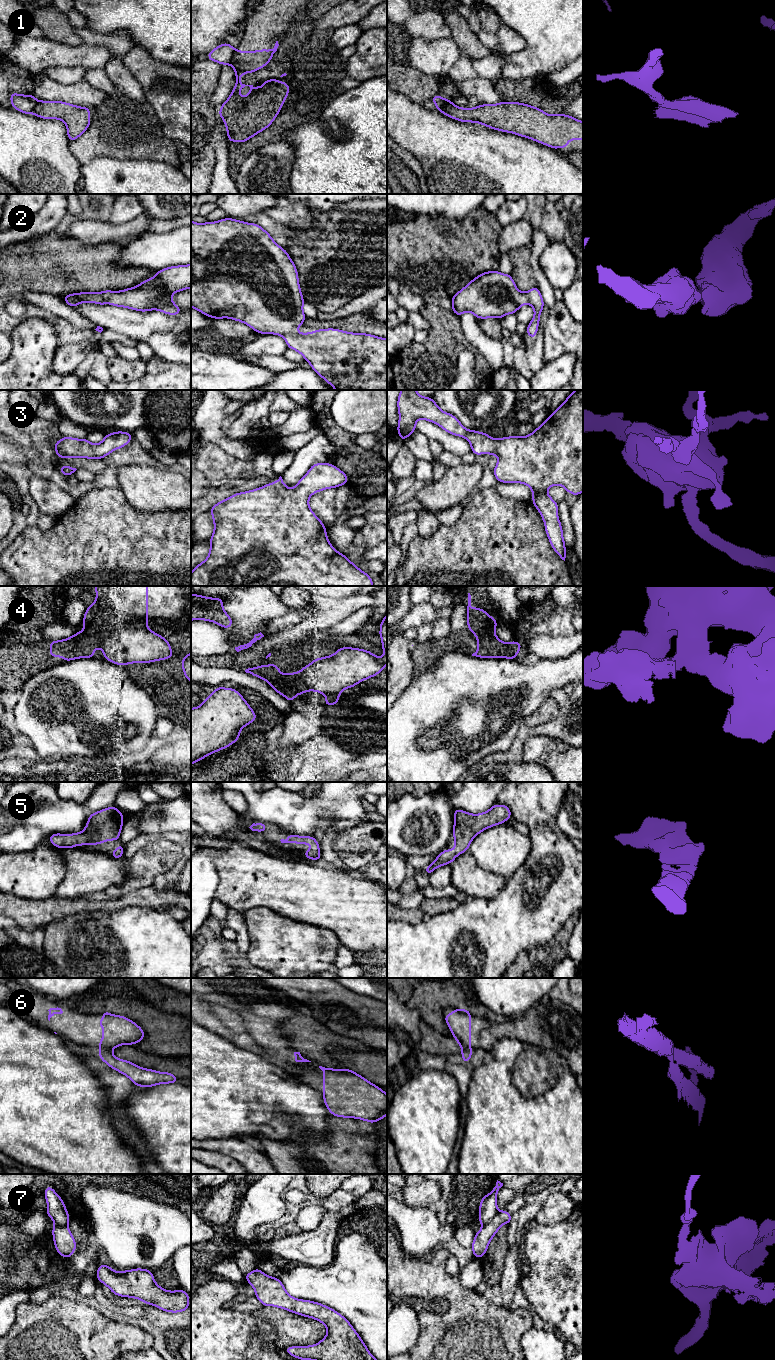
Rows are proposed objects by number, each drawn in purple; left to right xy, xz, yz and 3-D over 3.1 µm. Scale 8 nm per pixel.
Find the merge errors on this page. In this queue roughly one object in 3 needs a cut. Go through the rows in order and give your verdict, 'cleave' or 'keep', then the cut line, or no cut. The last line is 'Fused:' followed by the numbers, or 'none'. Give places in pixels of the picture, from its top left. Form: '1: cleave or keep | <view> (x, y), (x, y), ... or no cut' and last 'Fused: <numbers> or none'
1: cleave | xz (235, 48), (229, 63)
2: keep | no cut
3: keep | no cut
4: cleave | xy (82, 632), (93, 637), (100, 637), (102, 639), (101, 646)
5: keep | no cut
6: cleave | xy (110, 1049), (99, 1050)
7: cleave | yz (498, 1212), (483, 1225)
Fused: 1, 4, 6, 7

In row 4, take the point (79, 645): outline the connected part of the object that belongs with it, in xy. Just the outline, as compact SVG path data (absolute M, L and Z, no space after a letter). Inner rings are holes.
M76 632L67 639L50 640L49 654L51 657L63 657L65 662L78 658L94 658L95 649L101 647L102 643L102 638Z

